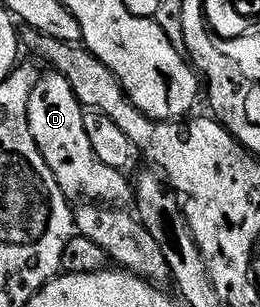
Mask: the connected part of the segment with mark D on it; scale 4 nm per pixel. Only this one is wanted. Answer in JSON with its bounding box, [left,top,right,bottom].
[29,71,133,207]

